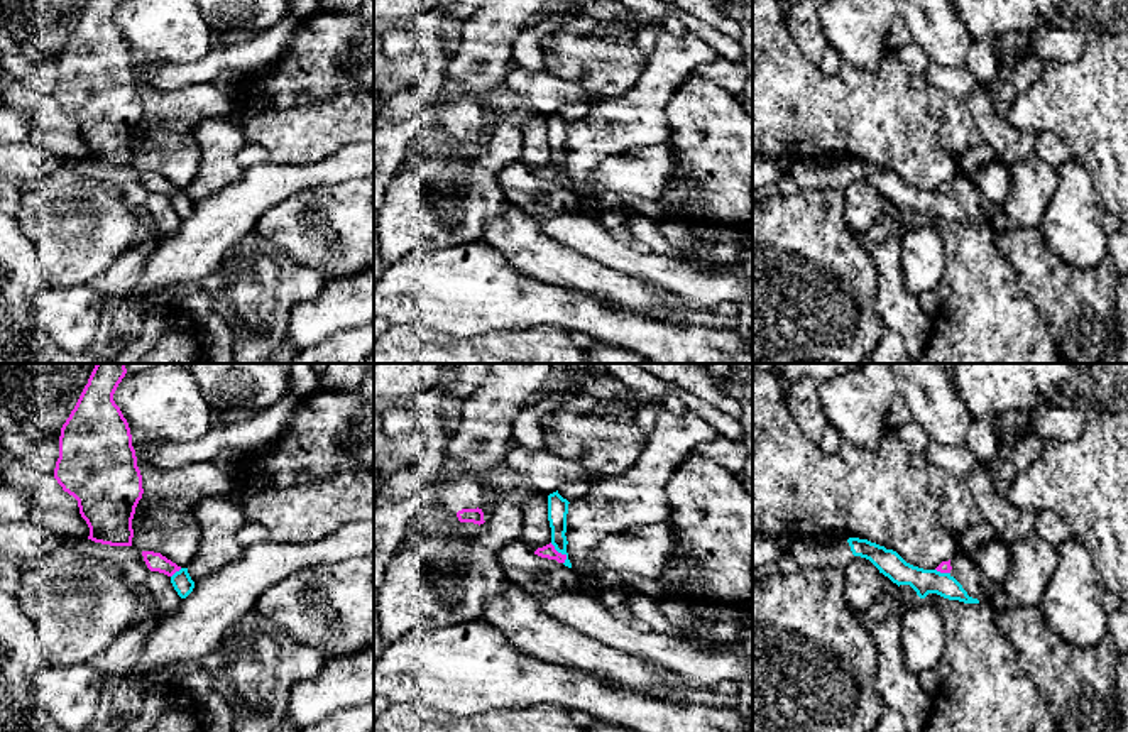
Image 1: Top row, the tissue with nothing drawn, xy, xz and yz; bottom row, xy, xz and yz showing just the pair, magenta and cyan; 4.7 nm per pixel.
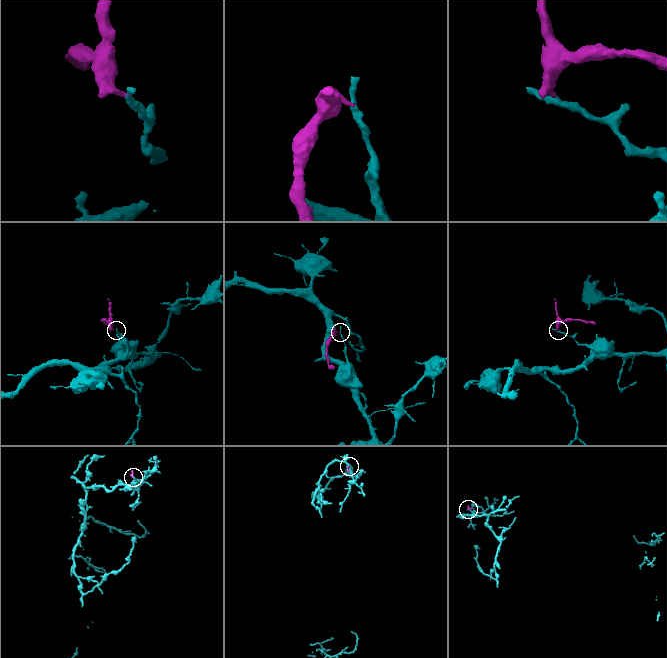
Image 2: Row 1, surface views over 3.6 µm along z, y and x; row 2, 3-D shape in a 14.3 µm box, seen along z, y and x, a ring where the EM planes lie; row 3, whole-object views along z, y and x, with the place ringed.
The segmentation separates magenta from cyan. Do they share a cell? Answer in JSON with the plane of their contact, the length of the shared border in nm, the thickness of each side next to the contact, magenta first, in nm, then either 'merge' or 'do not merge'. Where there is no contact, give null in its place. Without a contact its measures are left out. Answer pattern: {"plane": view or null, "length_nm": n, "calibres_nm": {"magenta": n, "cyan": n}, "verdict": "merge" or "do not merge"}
{"plane": "xz", "length_nm": 120, "calibres_nm": {"magenta": 70, "cyan": 100}, "verdict": "do not merge"}

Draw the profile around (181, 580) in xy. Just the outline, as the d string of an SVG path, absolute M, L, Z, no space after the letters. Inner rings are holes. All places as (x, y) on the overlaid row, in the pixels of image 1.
M188 568L176 571L171 576L171 583L181 598L186 598L194 588L194 582L191 580Z

